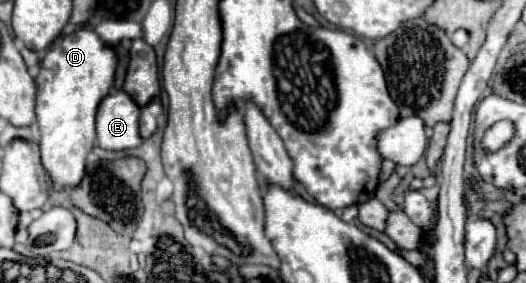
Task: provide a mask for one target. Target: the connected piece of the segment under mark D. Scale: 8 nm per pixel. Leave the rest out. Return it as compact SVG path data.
M77 25L73 33L63 35L53 47L49 47L49 53L39 63L39 75L37 75L37 123L41 129L41 161L45 171L49 173L55 189L75 187L83 173L85 173L85 157L95 145L95 113L97 105L105 95L111 93L113 77L117 67L117 53L111 45L103 43L101 37L95 31L89 31L85 25Z

